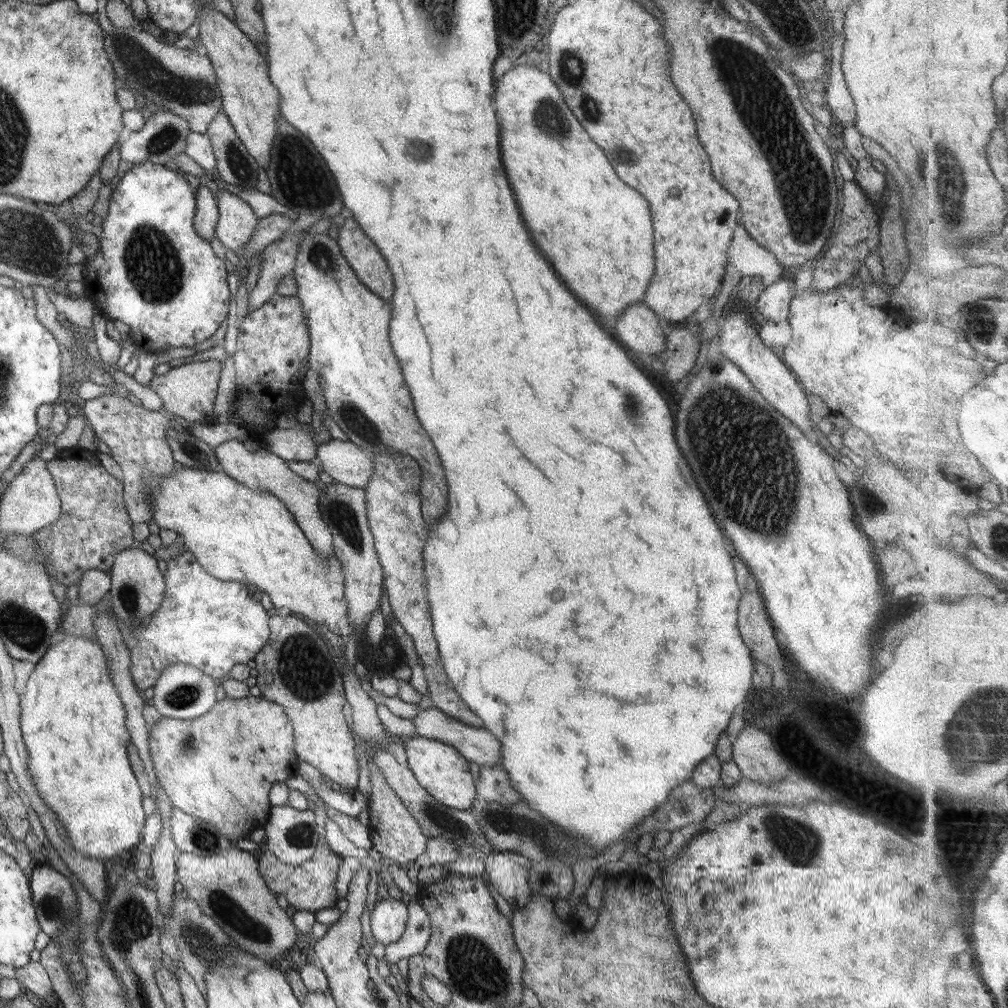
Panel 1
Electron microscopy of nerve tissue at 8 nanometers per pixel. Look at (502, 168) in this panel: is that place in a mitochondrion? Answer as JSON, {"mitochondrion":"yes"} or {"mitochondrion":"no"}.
{"mitochondrion":"no"}

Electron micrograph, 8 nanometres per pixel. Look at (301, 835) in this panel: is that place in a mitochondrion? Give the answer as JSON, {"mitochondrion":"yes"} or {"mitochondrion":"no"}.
{"mitochondrion":"yes"}

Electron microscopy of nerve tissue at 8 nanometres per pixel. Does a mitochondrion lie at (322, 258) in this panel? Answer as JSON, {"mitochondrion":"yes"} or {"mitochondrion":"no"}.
{"mitochondrion":"yes"}

